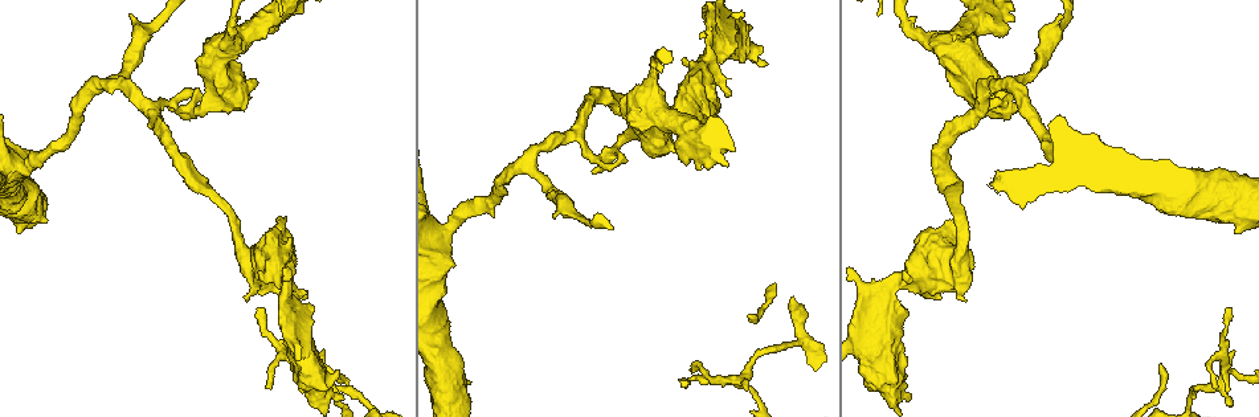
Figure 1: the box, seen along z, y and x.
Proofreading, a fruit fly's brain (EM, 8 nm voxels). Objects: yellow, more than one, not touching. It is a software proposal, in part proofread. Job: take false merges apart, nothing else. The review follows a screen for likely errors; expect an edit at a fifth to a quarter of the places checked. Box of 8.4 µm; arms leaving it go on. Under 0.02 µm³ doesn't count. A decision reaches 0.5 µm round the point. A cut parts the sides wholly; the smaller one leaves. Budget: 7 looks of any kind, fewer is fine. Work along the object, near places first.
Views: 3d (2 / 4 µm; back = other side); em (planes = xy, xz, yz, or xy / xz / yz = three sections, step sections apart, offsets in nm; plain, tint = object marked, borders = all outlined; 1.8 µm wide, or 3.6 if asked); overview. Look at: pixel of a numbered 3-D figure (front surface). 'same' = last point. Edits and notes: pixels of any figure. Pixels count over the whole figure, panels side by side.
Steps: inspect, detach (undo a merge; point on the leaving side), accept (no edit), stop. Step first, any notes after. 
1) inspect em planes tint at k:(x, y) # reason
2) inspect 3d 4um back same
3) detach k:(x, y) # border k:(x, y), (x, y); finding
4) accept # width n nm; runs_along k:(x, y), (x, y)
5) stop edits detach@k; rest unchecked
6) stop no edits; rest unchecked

inspect em planes tint at 1:(739, 381) # abrupt turn

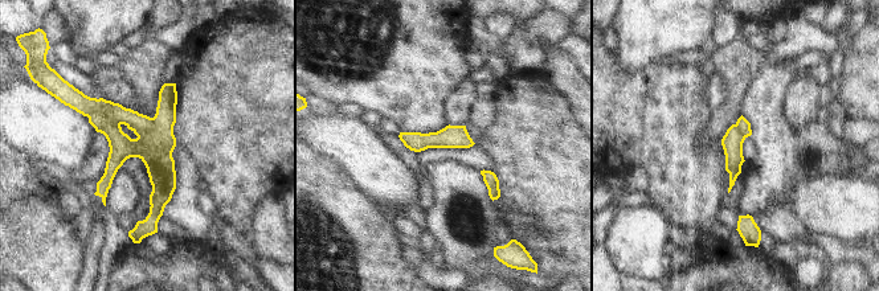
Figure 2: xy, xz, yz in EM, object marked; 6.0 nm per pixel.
detach 2:(127, 117) # border 2:(154, 121), (147, 130), (127, 126); two cells meet here

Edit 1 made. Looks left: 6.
inspect overview

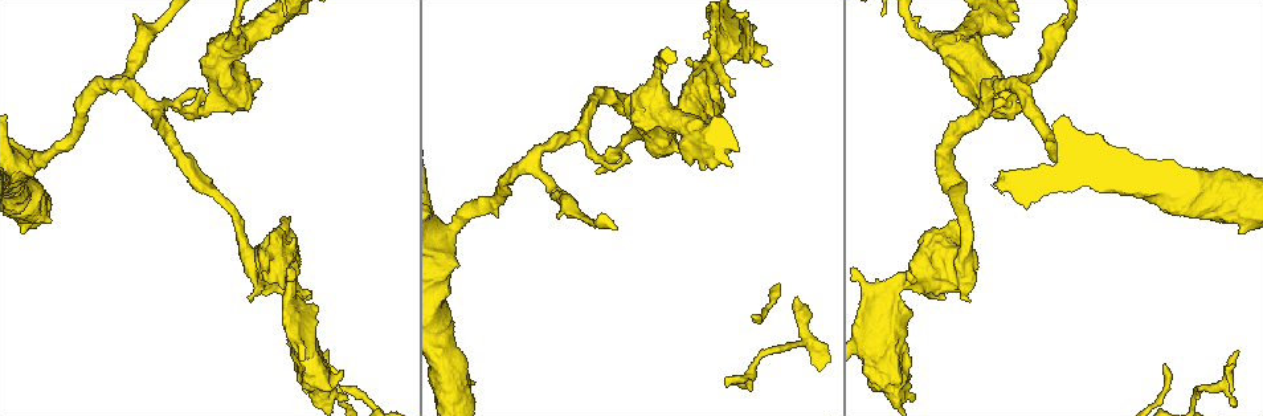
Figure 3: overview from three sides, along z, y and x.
inspect em 3.6um yz step 4 tint at 3:(942, 41) # three arms meet

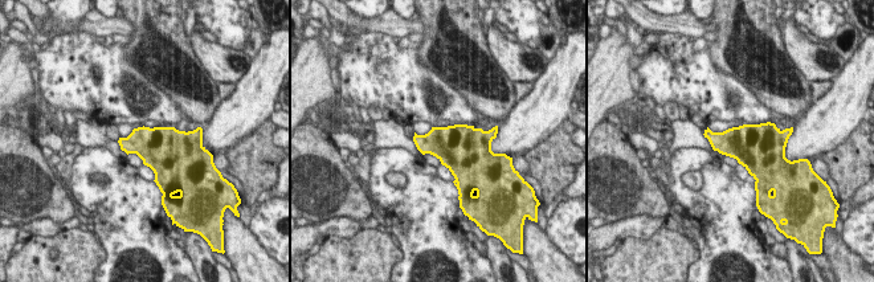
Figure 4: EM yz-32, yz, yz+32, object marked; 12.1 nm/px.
accept # one cell here

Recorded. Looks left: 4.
inspect em 3.6um planes tint at 3:(321, 387) # sudden change in width

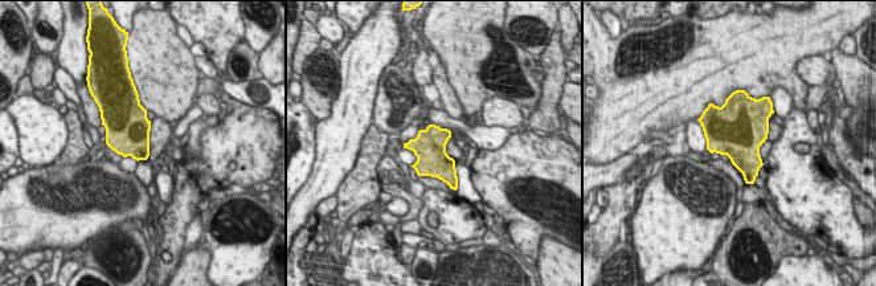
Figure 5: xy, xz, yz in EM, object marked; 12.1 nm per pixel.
accept # width 400 nm; all the same cell

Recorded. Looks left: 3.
stop edits detach@2; rest unchecked

